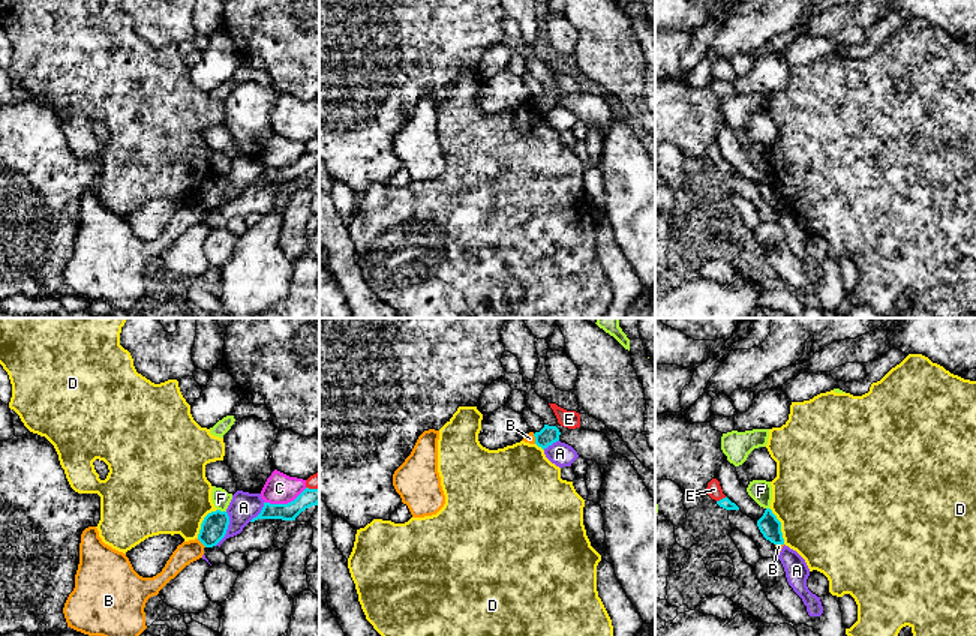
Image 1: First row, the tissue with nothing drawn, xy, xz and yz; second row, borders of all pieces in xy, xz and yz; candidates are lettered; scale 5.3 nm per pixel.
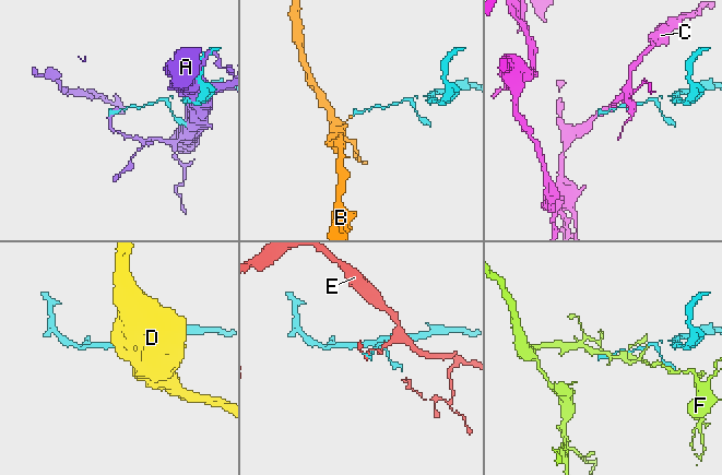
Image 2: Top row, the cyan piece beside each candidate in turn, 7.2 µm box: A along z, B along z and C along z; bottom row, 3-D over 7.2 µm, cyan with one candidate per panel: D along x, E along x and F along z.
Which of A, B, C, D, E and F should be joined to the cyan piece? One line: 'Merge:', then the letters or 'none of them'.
Merge: none of them

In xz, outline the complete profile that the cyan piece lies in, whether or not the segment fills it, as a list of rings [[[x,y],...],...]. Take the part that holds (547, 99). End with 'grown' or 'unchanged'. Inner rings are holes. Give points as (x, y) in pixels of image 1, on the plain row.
[[[544,88],[540,96],[535,96],[535,108],[543,114],[552,110],[553,106],[559,105],[559,93],[556,90]]]; unchanged

